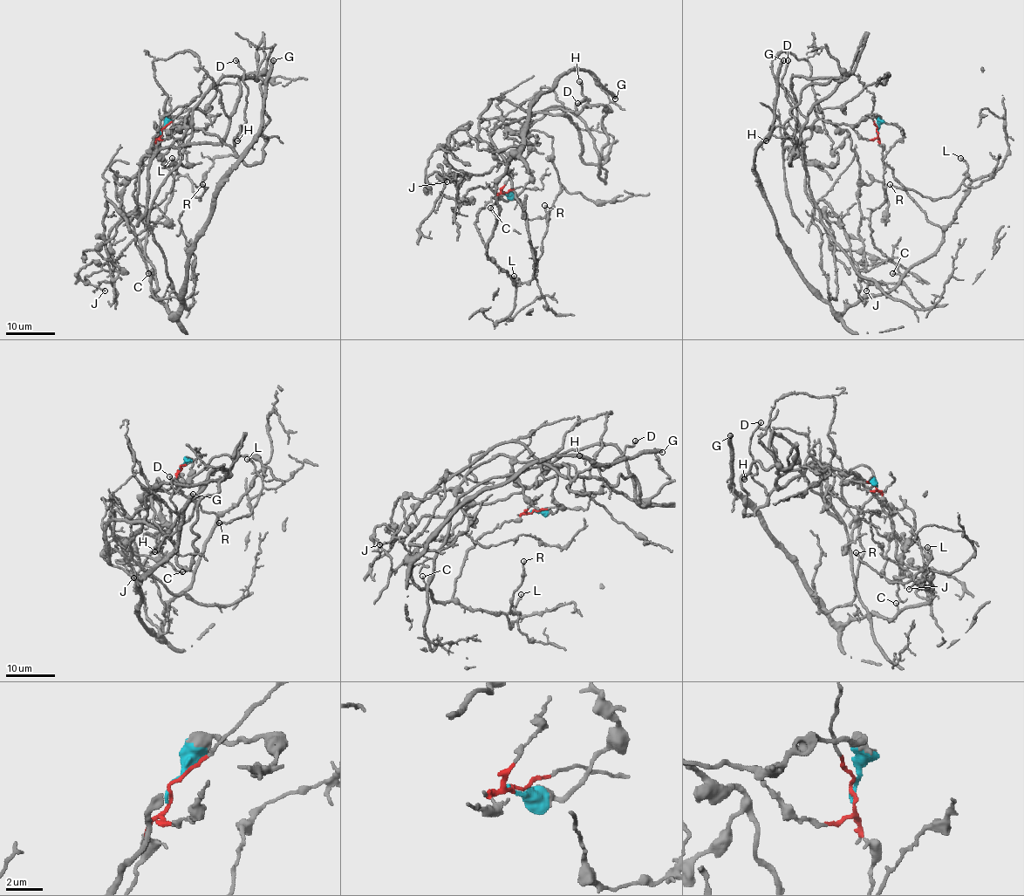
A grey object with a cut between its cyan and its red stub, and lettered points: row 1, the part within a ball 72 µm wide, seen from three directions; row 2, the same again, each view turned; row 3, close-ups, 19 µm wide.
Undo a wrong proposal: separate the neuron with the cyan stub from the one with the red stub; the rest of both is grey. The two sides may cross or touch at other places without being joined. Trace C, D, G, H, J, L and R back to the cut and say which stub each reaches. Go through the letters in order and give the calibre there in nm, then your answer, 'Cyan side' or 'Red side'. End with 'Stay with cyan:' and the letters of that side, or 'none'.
C: Thickness 130 nm. Red side
D: Thickness 220 nm. Cyan side
G: Thickness 440 nm. Red side
H: Thickness 200 nm. Cyan side
J: Thickness 150 nm. Cyan side
L: Thickness 180 nm. Red side
R: Thickness 200 nm. Red side
Stay with cyan: D, H, J

